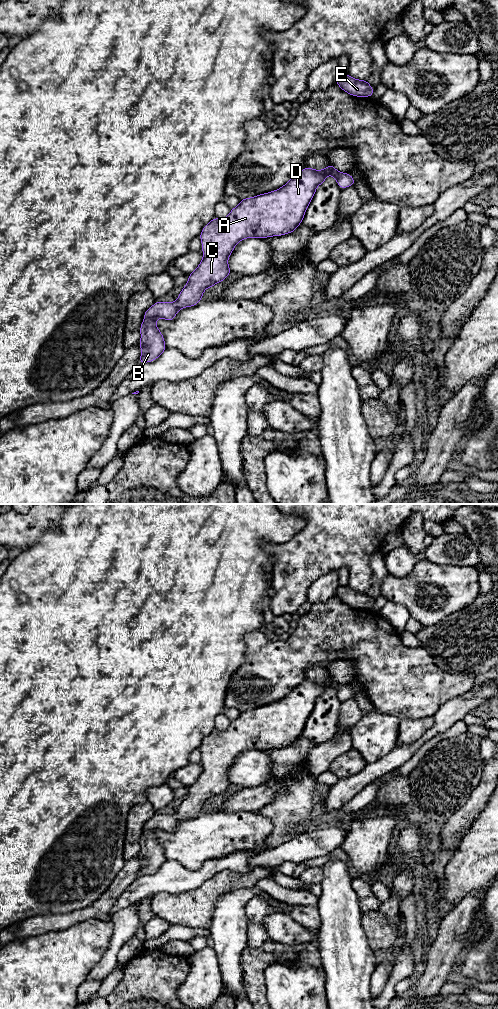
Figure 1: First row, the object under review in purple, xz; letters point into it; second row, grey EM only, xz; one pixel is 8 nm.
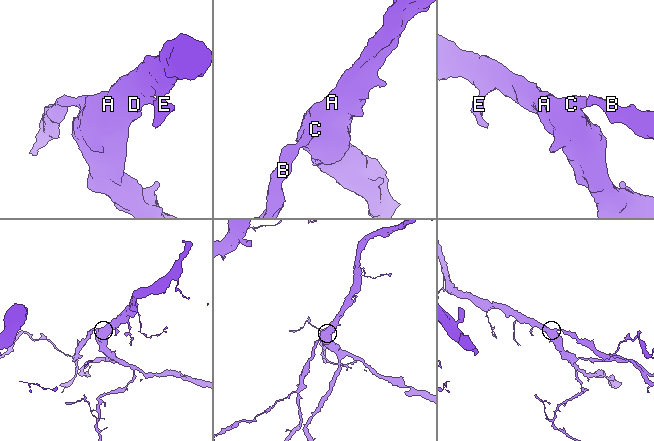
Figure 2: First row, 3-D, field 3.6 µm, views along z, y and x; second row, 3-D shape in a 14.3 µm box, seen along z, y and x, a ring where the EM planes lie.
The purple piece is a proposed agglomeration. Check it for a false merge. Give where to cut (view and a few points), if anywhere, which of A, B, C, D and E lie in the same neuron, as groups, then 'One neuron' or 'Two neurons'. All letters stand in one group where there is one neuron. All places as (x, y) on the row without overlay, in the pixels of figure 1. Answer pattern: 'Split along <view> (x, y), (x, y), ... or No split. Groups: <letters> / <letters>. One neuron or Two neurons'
No split. Groups: A B C D E. One neuron

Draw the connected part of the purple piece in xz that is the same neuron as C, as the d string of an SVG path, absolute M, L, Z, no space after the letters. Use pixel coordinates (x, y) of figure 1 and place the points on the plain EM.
M329 676L323 682L316 682L307 678L279 701L241 711L240 715L231 721L227 729L222 731L215 729L206 736L199 747L202 755L203 771L198 779L188 787L188 794L182 800L177 812L171 815L157 813L144 825L144 831L140 838L141 851L138 856L142 861L139 876L156 872L167 861L164 848L156 837L156 831L174 832L180 821L195 818L201 813L203 804L207 800L225 792L232 784L228 777L228 771L238 754L246 750L263 751L283 748L295 743L303 733L305 724L315 707L316 700L324 695L328 687L332 687L336 691L341 701L350 699L356 694L349 685L336 682L332 676Z

